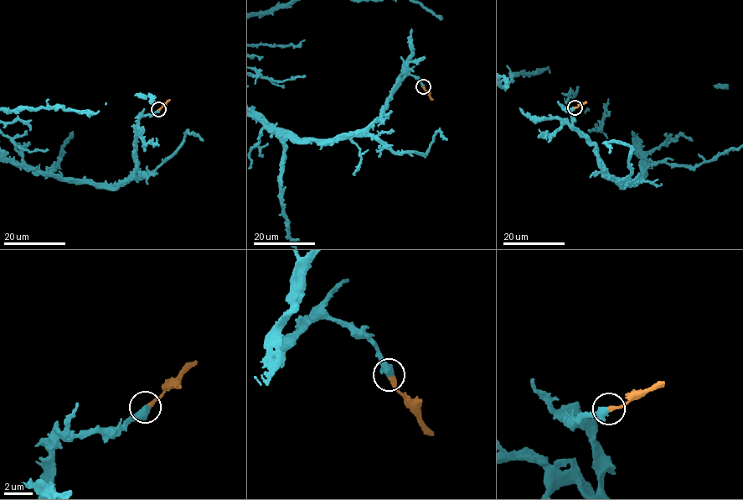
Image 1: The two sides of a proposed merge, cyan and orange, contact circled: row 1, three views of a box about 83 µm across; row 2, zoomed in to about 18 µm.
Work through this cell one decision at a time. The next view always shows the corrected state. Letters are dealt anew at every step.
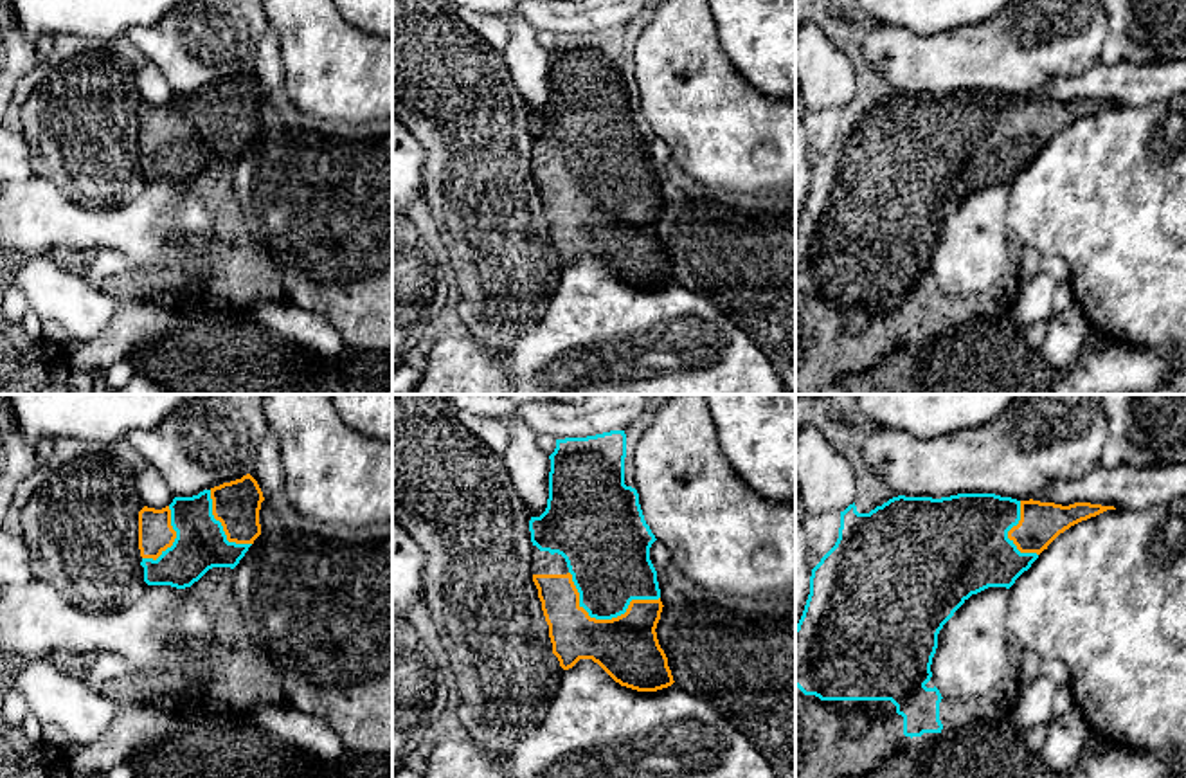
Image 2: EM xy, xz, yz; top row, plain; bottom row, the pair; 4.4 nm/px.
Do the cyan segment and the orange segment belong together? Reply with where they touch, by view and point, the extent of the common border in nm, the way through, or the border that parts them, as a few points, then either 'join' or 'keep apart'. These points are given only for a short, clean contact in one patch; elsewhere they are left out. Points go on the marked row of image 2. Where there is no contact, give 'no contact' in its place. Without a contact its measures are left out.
contact xz (605, 618); length 420 nm; join

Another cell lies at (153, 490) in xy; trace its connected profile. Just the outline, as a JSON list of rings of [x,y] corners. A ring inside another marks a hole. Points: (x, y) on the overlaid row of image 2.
[[[144,465],[139,470],[135,486],[142,506],[148,508],[162,510],[175,499],[162,474],[151,465]]]

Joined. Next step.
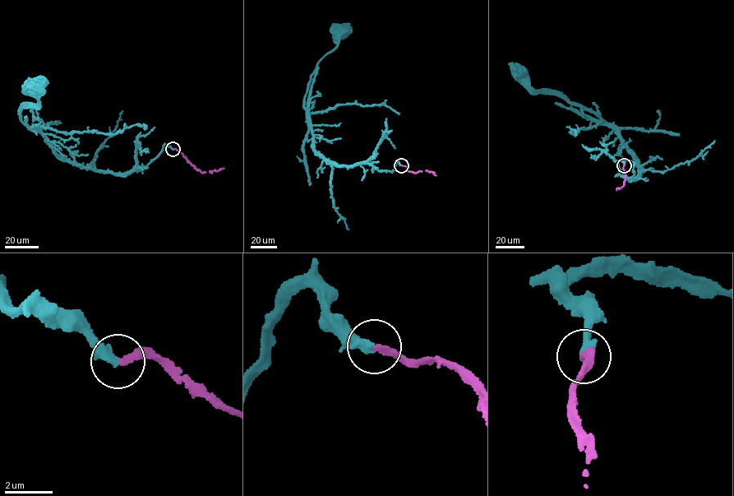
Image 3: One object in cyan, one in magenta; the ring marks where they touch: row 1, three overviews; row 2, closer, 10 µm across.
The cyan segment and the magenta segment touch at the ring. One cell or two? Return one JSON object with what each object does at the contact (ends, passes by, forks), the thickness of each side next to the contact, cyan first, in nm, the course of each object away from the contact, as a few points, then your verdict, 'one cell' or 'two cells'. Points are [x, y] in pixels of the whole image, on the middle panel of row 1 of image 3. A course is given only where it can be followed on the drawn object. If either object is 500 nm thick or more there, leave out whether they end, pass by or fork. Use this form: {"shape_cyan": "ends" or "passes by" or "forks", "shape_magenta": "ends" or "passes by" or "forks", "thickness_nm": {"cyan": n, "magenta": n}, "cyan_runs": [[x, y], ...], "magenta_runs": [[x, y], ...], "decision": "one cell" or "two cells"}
{"shape_cyan": "ends", "shape_magenta": "ends", "thickness_nm": {"cyan": 400, "magenta": 240}, "cyan_runs": [[401, 165], [391, 171], [337, 164], [314, 148], [305, 96], [339, 30]], "magenta_runs": [[401, 165], [415, 173], [425, 170], [436, 175]], "decision": "one cell"}

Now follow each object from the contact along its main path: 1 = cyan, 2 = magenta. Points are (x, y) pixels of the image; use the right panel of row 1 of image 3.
1: (624, 165), (633, 163), (630, 180), (639, 174), (638, 163), (612, 127), (593, 113), (537, 90), (518, 69)
2: (624, 165), (625, 178), (624, 185), (616, 188), (620, 187)

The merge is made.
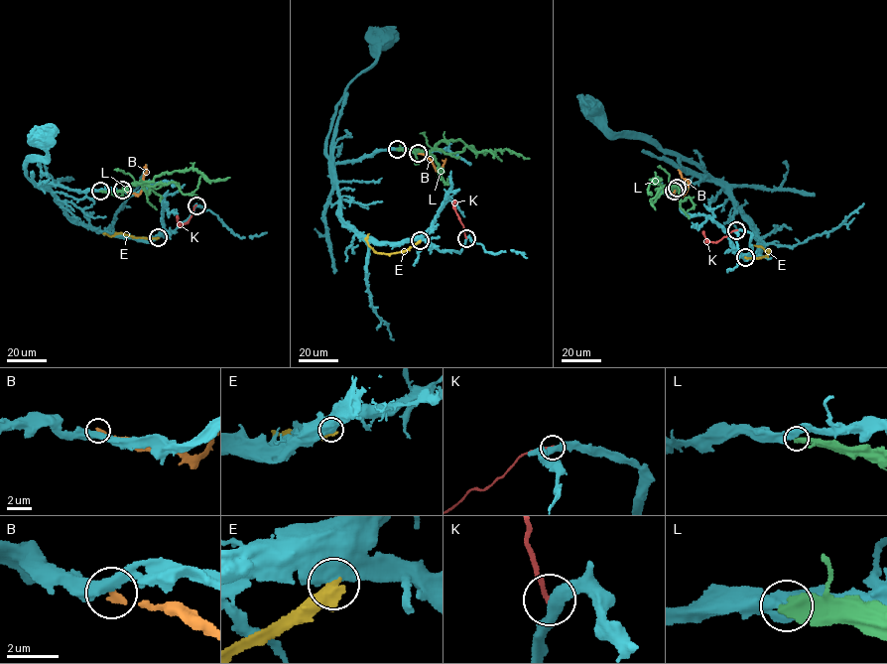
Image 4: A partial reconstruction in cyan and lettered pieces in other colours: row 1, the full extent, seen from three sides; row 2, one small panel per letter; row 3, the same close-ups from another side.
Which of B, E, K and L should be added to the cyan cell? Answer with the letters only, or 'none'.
none

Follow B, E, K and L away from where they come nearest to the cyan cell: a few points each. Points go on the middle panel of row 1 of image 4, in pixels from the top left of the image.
B: (419, 153), (431, 160), (436, 171), (445, 158)
E: (420, 240), (399, 252), (377, 253), (366, 240), (369, 233)
K: (466, 238), (452, 204), (455, 201)
L: (397, 149), (431, 151), (442, 140), (458, 140), (476, 152), (506, 149), (529, 158)

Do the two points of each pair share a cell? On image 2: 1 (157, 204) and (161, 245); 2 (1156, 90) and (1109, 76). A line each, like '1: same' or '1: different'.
1: same
2: same

